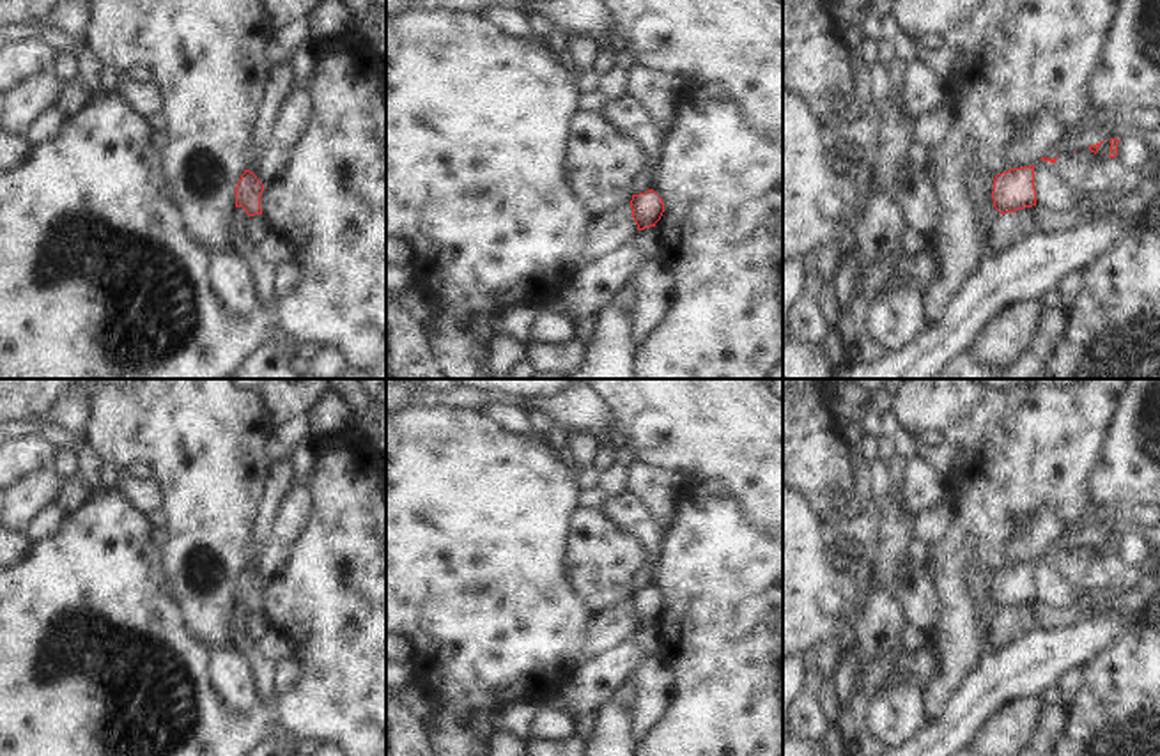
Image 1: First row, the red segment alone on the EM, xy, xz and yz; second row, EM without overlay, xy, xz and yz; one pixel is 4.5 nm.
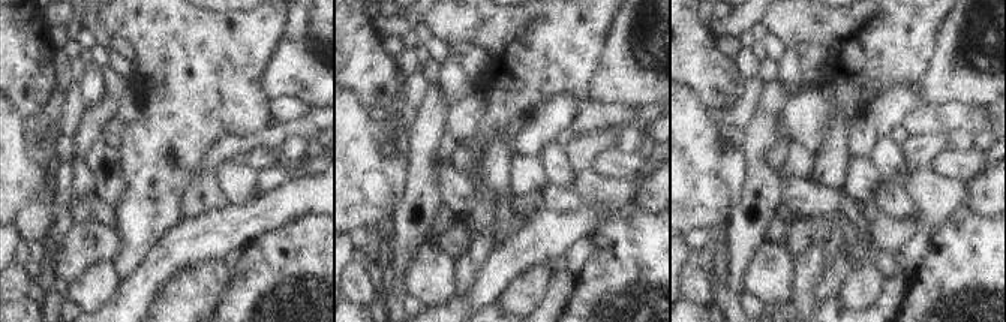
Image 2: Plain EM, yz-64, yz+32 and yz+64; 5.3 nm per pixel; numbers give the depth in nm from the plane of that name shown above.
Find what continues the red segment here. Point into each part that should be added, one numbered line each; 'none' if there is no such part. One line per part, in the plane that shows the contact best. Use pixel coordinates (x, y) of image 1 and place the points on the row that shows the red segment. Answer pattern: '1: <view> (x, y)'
none

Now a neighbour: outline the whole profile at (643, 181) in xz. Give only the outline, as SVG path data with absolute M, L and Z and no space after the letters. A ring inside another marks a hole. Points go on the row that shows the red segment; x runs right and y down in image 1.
M645 165L643 170L634 177L630 191L632 195L645 193L653 188L653 182L655 182L655 172Z

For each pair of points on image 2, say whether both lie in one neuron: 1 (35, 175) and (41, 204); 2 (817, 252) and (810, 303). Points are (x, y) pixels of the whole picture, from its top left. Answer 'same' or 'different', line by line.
1: different
2: same

